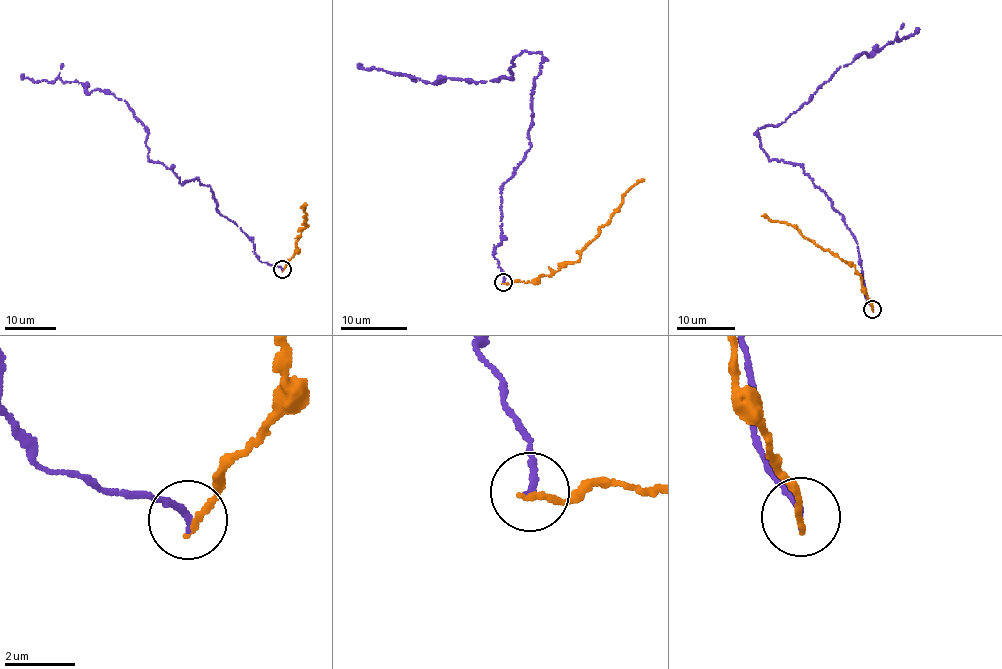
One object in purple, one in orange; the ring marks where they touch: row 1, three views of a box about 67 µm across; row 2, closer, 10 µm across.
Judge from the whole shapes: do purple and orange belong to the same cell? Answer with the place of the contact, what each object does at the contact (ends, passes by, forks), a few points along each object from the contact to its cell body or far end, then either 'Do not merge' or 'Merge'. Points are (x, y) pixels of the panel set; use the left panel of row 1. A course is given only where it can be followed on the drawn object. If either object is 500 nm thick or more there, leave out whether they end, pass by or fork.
Place: (282, 269). At the ring purple ends. At the ring orange ends. Course of purple: (282, 269), (259, 260), (210, 187), (181, 184), (149, 159), (147, 131), (124, 100), (21, 74). Course of orange: (283, 269), (296, 249), (300, 231), (307, 225), (303, 223), (306, 219), (304, 207), (301, 208), (307, 205). Do not merge

